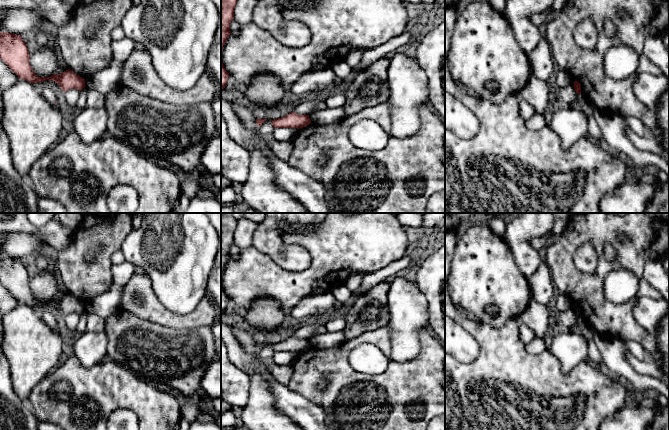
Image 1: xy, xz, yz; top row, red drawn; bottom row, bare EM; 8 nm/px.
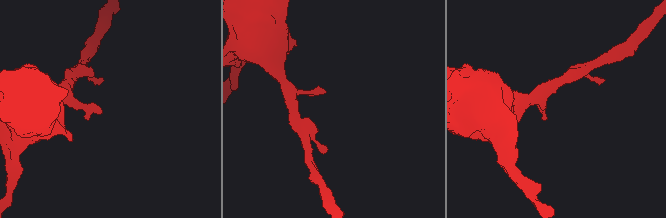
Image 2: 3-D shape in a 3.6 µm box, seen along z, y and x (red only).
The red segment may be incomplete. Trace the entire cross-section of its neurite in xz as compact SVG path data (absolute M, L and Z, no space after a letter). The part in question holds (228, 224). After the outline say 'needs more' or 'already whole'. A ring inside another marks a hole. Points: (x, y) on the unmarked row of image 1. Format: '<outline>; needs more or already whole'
M221 213L221 280L223 270L226 267L230 256L230 247L234 243L234 233L237 227L237 220L234 217Z; already whole

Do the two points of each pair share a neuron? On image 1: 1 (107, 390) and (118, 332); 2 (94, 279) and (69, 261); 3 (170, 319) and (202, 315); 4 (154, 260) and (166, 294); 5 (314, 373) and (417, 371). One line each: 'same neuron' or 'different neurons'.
1: different neurons
2: same neuron
3: same neuron
4: same neuron
5: same neuron

